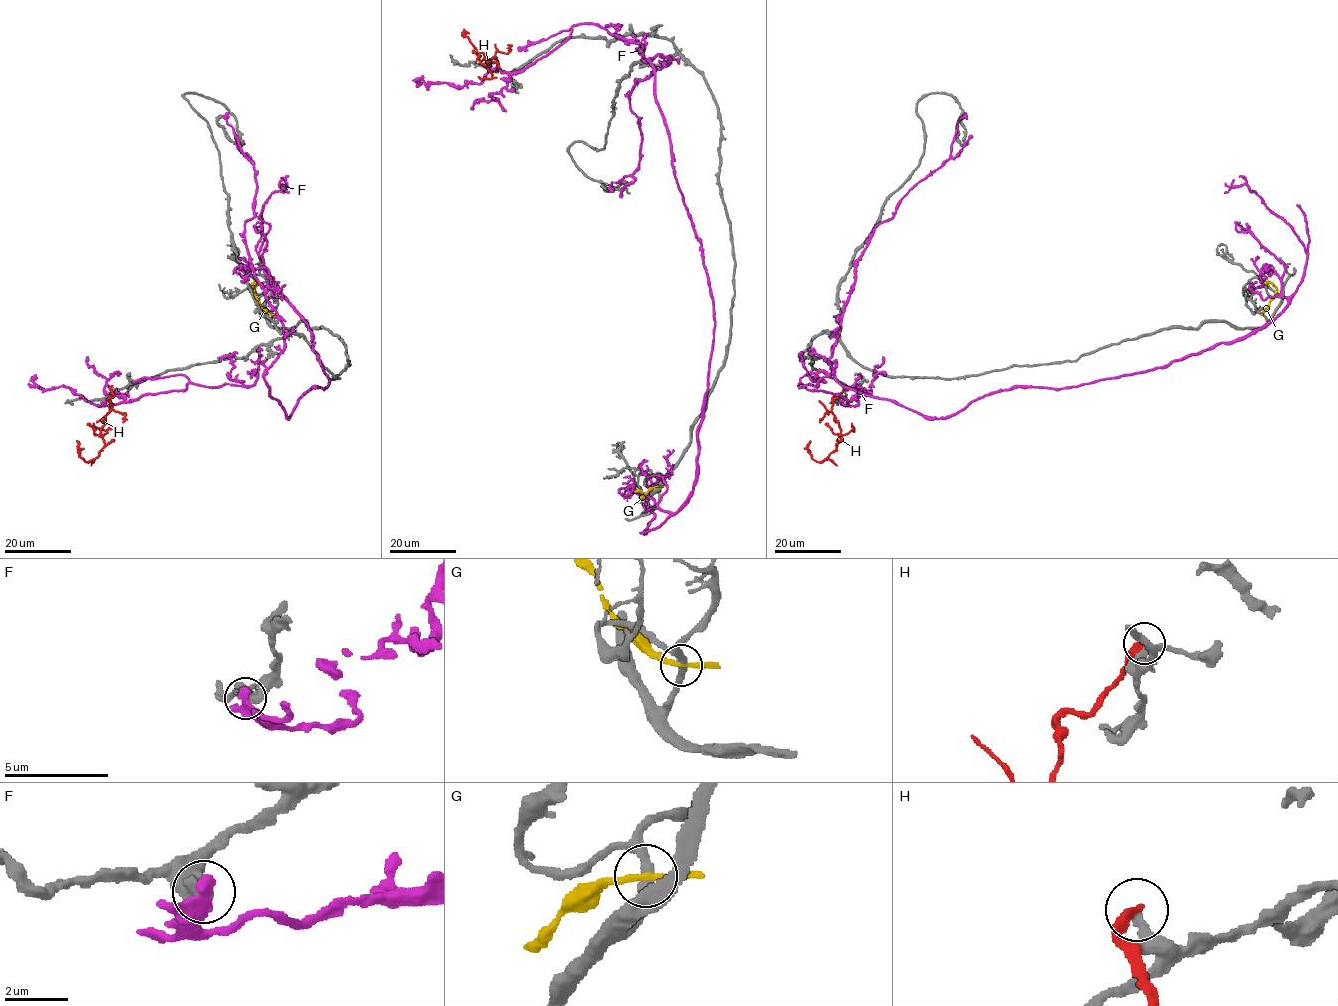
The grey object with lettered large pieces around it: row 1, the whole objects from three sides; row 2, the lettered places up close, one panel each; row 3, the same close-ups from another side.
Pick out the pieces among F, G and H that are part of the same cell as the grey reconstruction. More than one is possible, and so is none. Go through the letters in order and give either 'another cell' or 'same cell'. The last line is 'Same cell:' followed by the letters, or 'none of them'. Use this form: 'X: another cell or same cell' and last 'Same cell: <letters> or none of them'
F: another cell
G: another cell
H: another cell
Same cell: none of them

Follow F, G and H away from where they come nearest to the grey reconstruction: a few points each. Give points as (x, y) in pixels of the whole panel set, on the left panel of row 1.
F: (105, 401), (250, 386), (260, 362), (288, 417), (328, 385), (307, 323), (258, 256), (263, 207), (288, 193)
G: (272, 315), (254, 296), (258, 282), (249, 285)
H: (112, 386), (109, 412), (101, 429), (103, 447), (97, 457), (85, 461), (76, 441)

